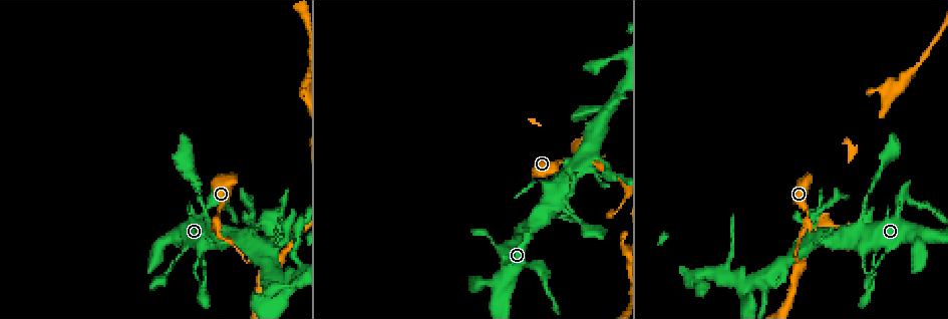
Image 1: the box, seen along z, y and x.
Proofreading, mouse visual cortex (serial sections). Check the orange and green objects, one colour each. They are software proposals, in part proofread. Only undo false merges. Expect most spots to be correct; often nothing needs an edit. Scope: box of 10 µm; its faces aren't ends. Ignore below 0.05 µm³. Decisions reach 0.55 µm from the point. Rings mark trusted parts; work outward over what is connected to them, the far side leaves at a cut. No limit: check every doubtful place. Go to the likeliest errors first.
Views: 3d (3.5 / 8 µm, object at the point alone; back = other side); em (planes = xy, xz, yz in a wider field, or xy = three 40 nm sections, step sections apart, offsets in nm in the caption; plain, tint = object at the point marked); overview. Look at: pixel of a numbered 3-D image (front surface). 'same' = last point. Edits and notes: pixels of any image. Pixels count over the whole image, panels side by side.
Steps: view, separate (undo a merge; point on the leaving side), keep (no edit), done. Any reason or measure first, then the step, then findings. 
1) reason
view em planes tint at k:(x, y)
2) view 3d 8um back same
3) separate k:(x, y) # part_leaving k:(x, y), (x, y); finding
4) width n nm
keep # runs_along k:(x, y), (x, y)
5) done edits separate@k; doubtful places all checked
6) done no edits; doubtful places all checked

branch point
view 3d 3.5um at 1:(797, 267)

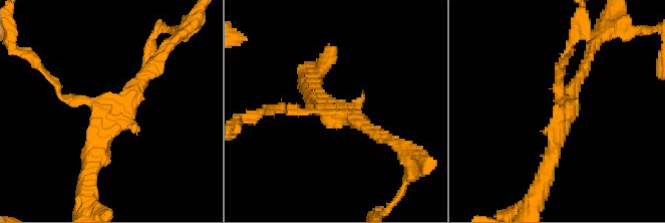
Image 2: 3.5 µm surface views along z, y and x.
view em xy step 3 tint at 2:(563, 107)

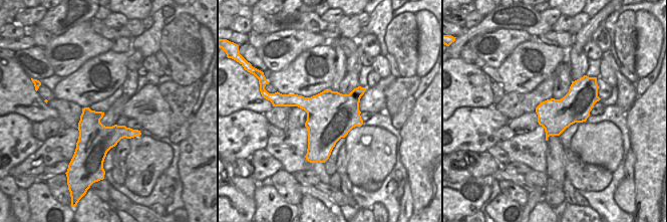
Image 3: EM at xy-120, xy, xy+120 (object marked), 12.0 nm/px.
view em xy step 2 tint same

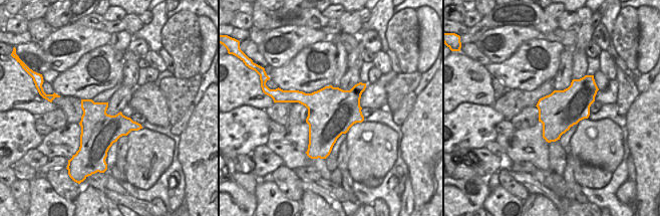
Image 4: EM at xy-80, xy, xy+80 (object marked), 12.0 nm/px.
keep # runs_along 2:(272, 108), (321, 108), (373, 132); all the same cell

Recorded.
four or more arms meet
view 3d 3.5um at 1:(807, 244)

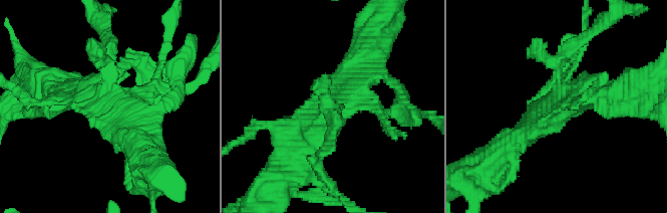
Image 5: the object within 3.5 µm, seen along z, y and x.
view em xy step 1 tint at 5:(555, 108)

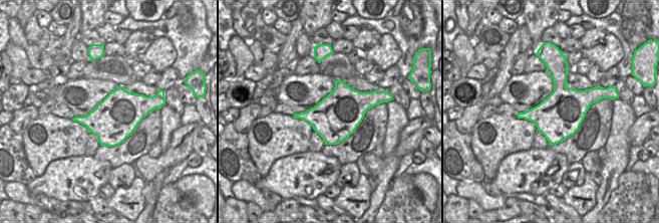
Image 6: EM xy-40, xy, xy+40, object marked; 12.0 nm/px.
another direction
view em planes tint same

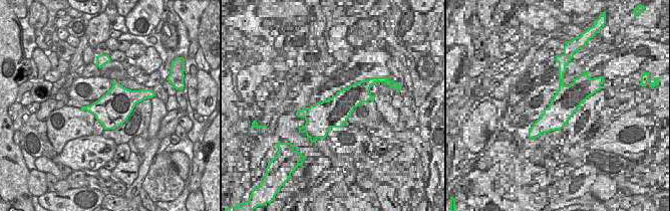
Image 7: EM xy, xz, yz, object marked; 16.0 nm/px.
keep # runs_along 5:(298, 156), (335, 113), (359, 58); continuous, no second cell

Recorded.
thin neck
view 3d 8um at 1:(578, 218)

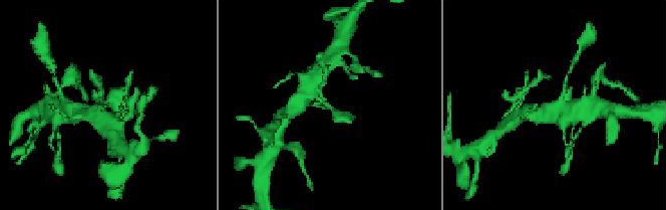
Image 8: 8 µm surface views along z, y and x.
view em planes tint same

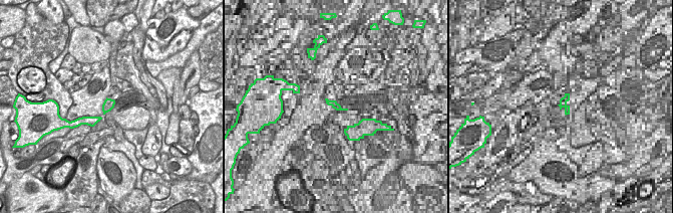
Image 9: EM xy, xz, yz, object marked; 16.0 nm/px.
keep # continuous, no second cell

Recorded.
done no edits; doubtful places all checked

